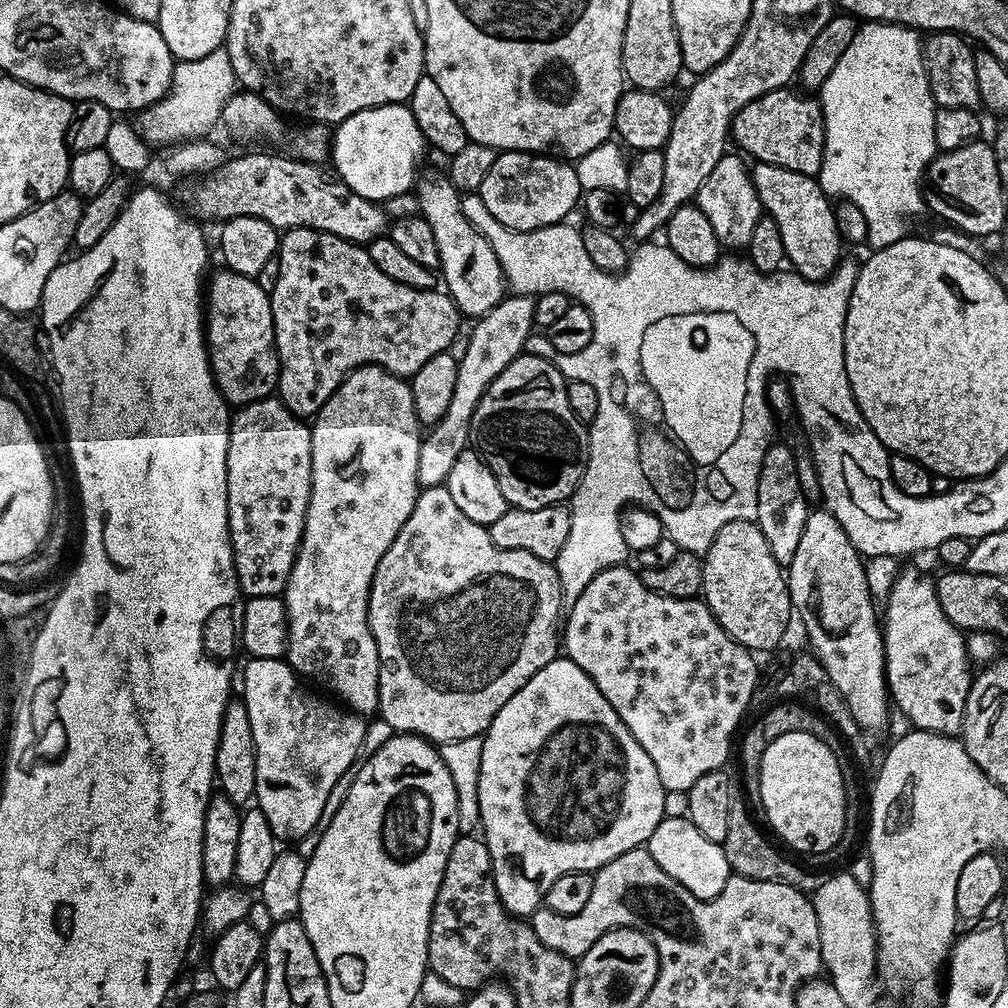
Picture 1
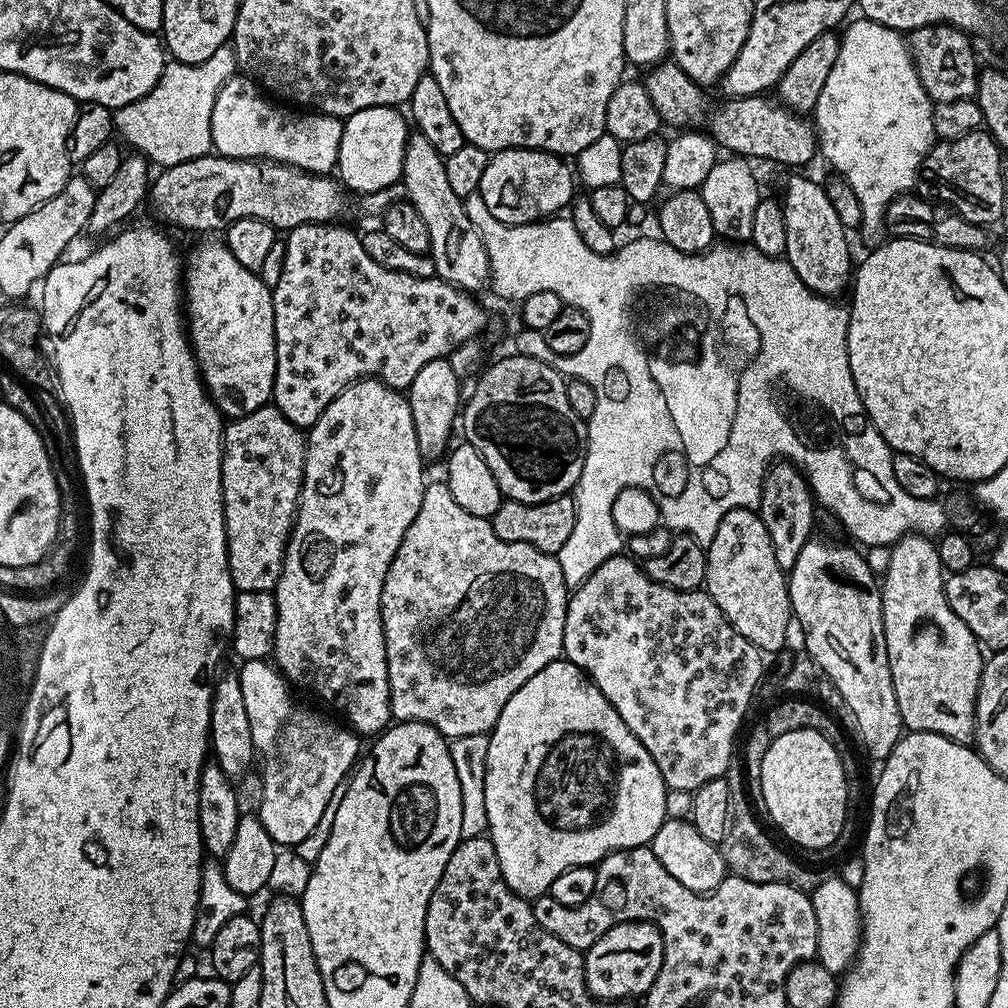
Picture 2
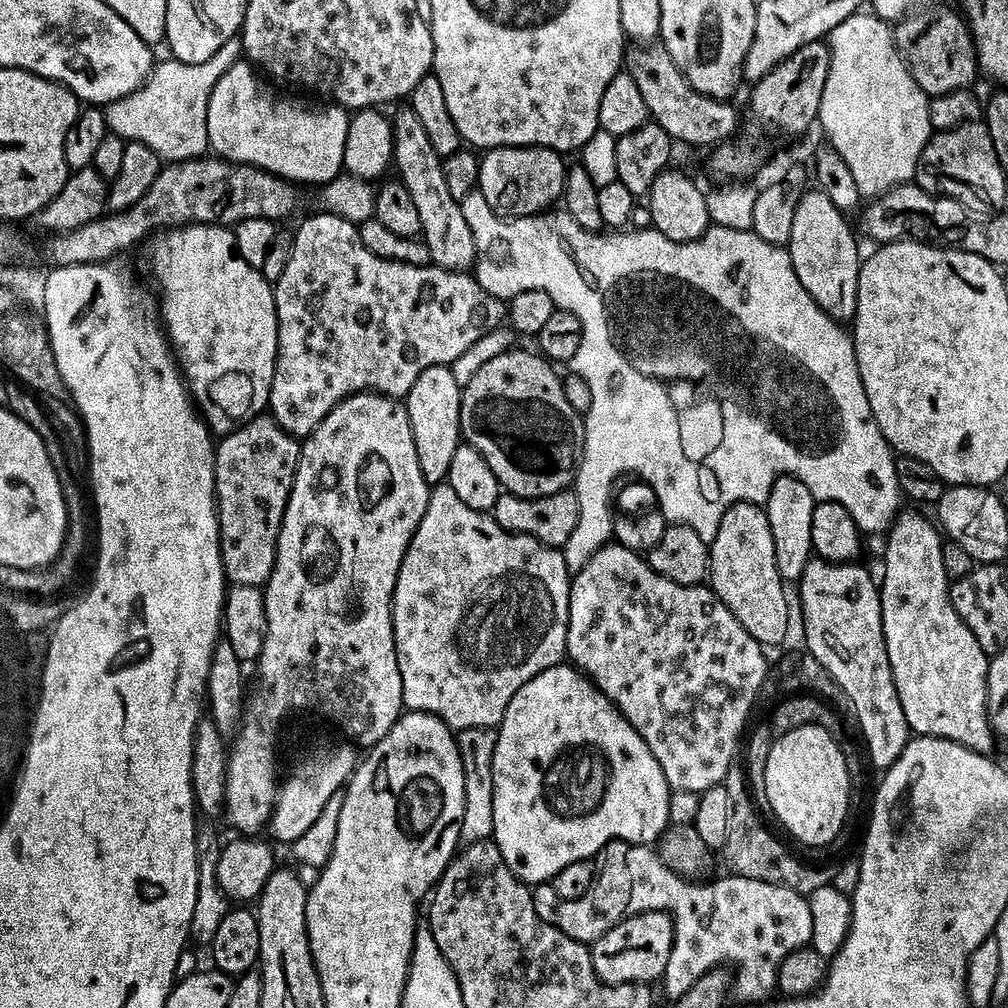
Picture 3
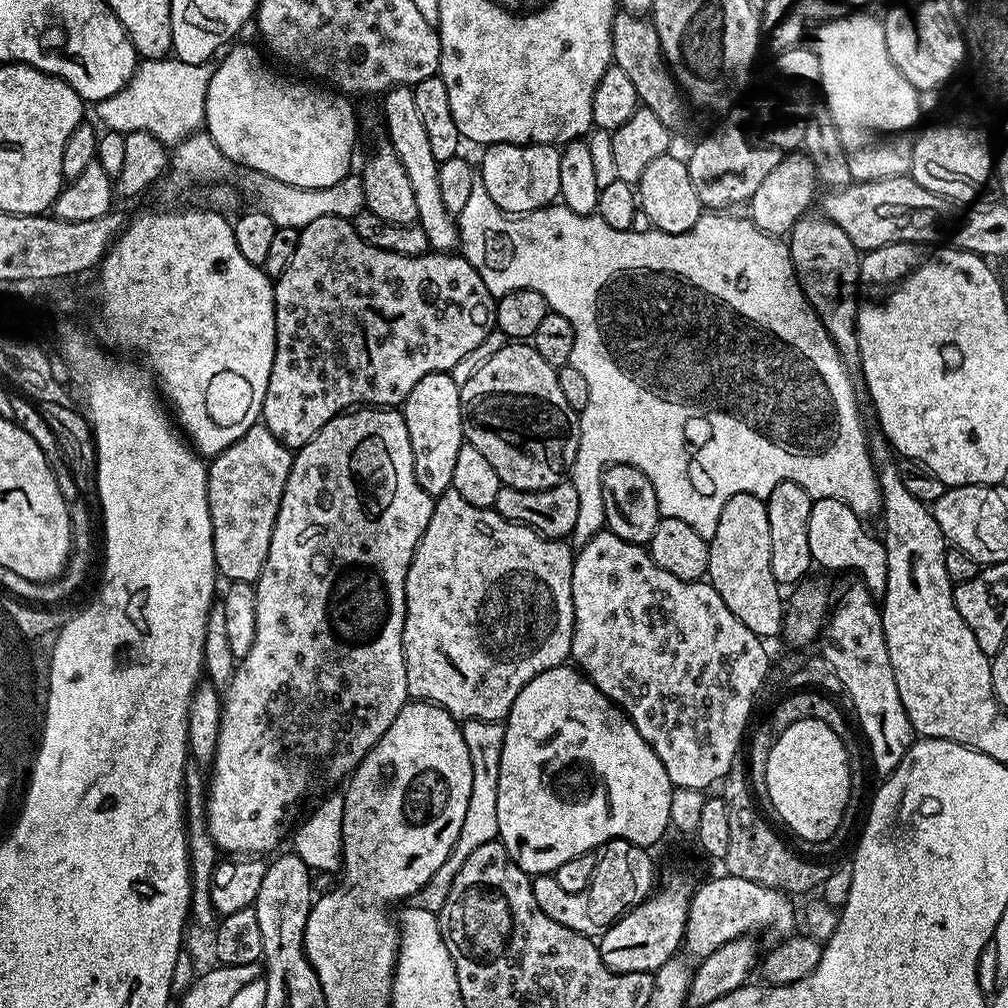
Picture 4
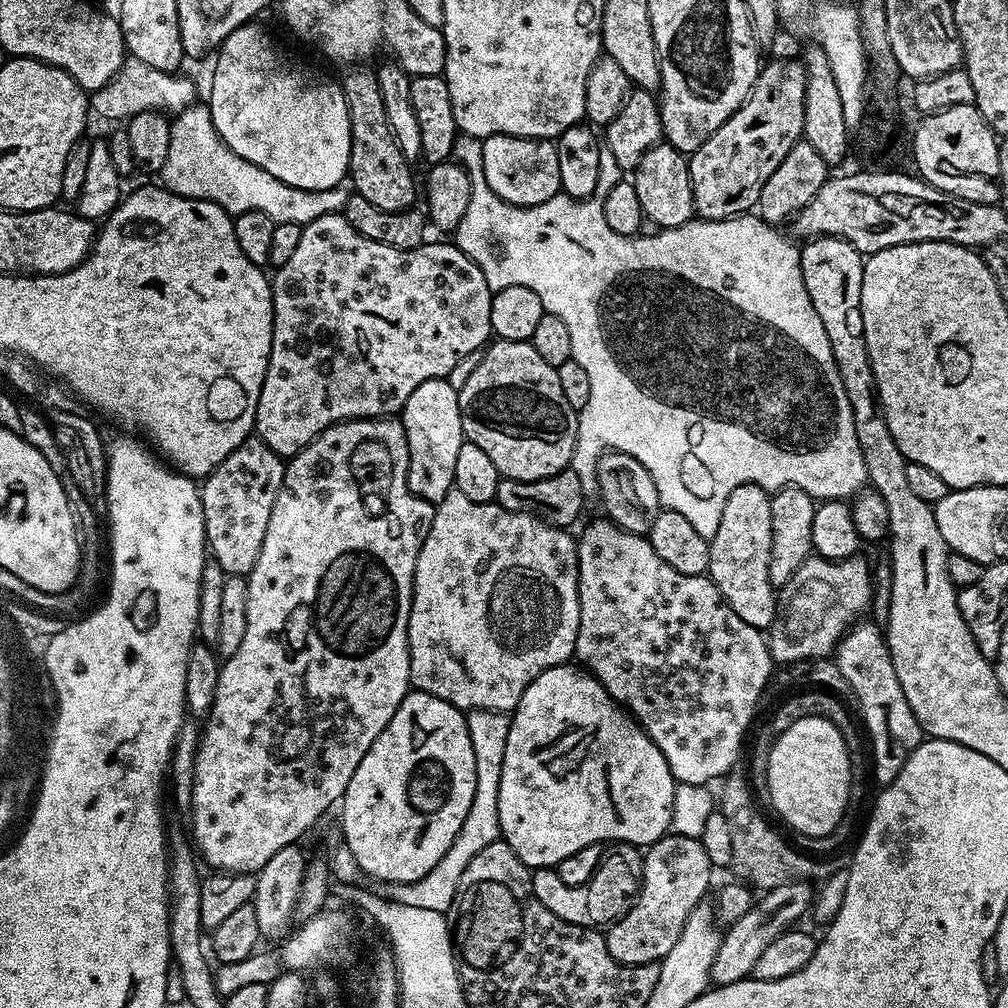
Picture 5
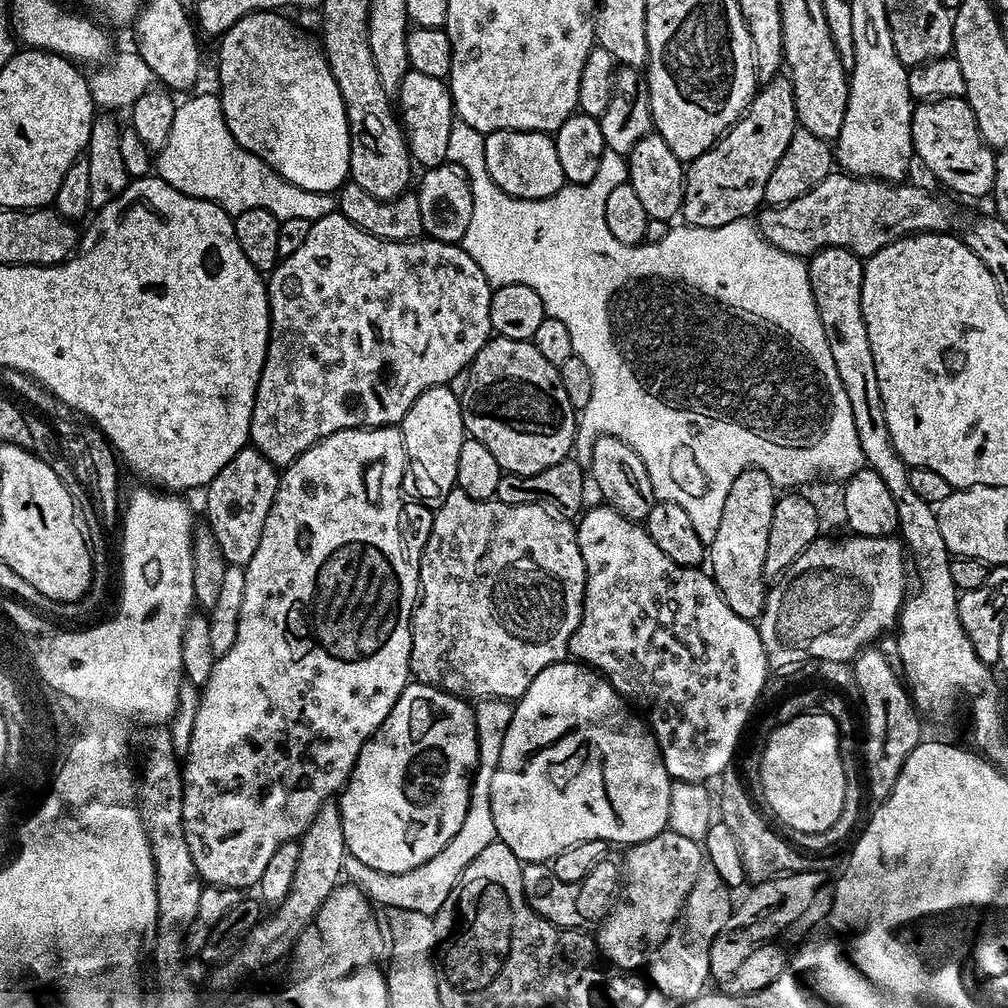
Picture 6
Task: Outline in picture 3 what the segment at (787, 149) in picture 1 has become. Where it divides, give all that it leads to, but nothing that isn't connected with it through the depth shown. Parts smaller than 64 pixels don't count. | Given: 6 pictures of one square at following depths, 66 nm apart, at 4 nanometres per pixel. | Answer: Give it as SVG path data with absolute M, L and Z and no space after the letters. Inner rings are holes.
M644 42L629 47L624 54L623 67L638 85L651 123L662 126L662 130L666 130L674 142L680 143L681 140L684 144L697 144L698 147L707 149L709 146L723 144L737 135L736 112L731 108L731 103L694 90L682 70L674 66L674 58L670 58L663 44Z

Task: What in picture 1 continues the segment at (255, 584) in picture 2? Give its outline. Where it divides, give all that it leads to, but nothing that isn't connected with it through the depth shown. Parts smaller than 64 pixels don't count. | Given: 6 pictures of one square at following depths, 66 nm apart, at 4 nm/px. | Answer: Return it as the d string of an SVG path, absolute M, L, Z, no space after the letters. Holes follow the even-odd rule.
M278 398L237 407L228 425L226 502L236 580L245 597L281 595L306 522L312 481L312 430Z

